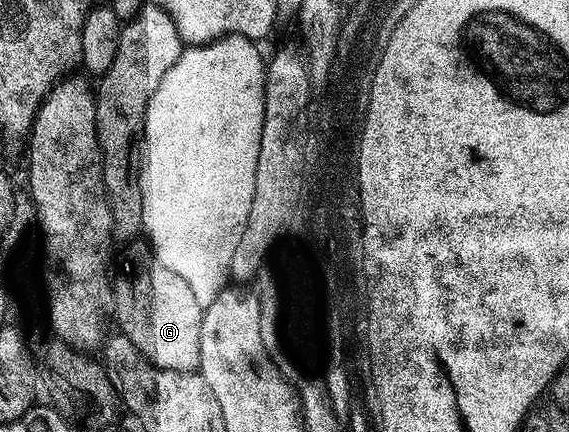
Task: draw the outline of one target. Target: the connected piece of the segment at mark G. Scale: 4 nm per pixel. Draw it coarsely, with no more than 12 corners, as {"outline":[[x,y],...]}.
{"outline":[[156,259],[113,298],[152,365],[201,368],[203,302]]}

